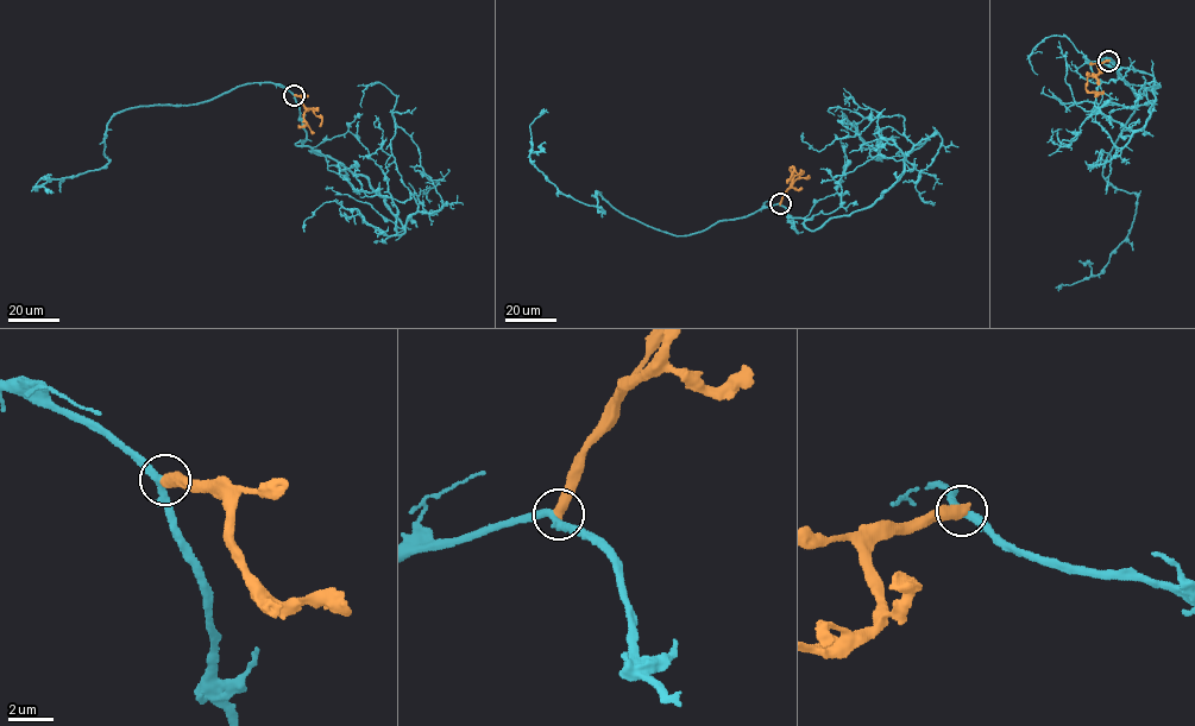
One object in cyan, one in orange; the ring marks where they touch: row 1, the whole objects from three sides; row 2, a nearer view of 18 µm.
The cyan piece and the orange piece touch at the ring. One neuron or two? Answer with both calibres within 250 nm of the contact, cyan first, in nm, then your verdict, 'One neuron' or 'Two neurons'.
Thickness 320 nm (cyan) against 480 nm. Two neurons

